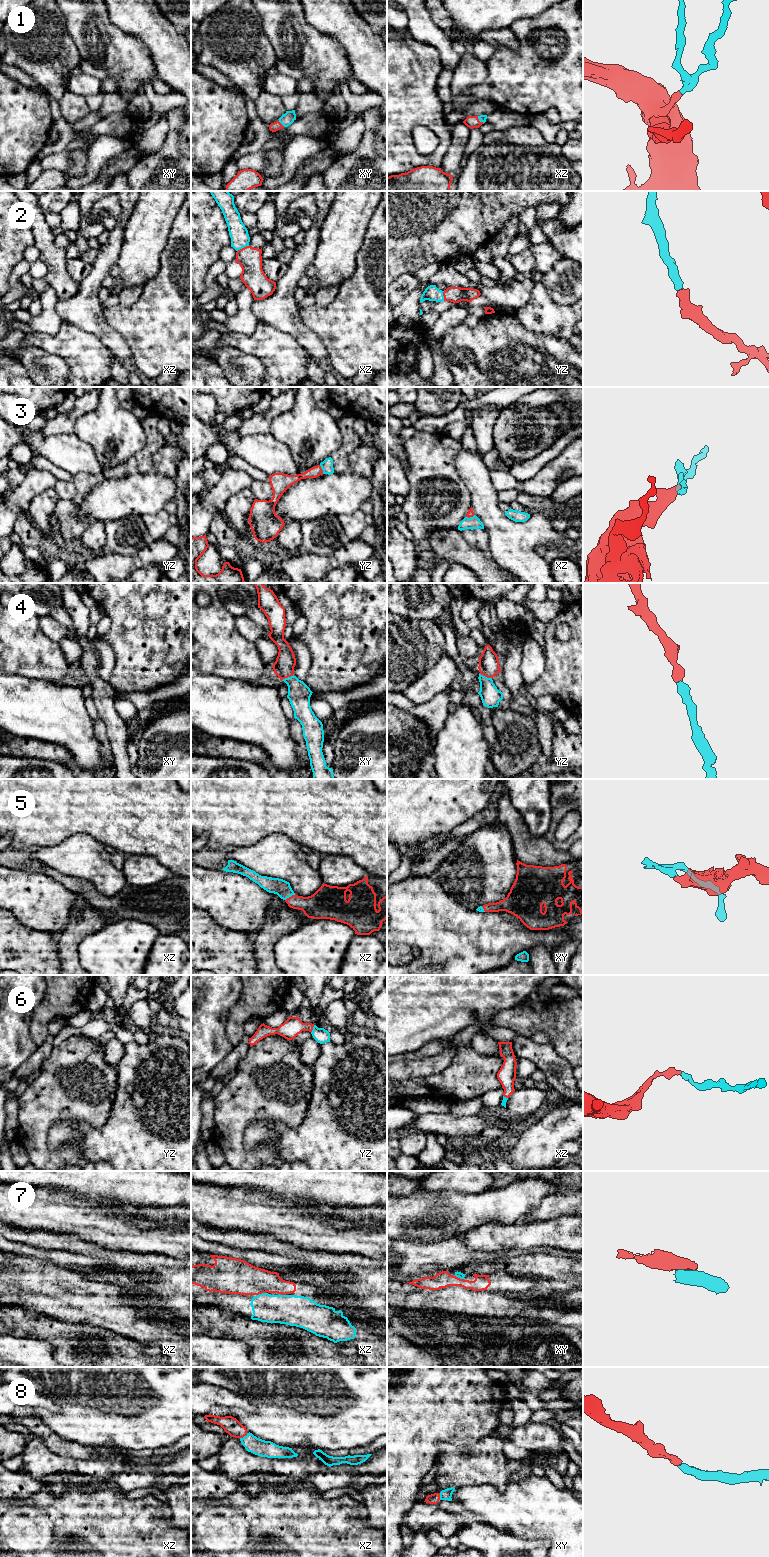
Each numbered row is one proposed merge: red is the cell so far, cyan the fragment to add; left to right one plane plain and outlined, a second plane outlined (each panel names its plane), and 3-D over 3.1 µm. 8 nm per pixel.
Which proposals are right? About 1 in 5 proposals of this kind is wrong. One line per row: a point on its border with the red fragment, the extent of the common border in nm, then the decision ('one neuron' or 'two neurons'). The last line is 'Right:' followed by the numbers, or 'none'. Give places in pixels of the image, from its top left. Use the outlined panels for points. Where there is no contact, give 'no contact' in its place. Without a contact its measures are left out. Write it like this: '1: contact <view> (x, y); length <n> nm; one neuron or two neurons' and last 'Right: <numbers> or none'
1: contact xy (280, 123); length 80 nm; one neuron
2: contact xz (242, 248); length 110 nm; one neuron
3: contact yz (321, 469); length 80 nm; one neuron
4: contact yz (486, 676); length 100 nm; one neuron
5: contact xz (291, 896); length 100 nm; one neuron
6: contact yz (312, 1029); length 70 nm; one neuron
7: contact xz (261, 1293); length 80 nm; one neuron
8: contact xz (243, 1436); length 80 nm; one neuron
Right: 1, 2, 3, 4, 5, 6, 7, 8

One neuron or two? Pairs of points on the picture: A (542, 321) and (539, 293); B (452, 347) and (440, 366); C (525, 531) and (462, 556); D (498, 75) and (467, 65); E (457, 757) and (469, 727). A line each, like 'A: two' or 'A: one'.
A: one
B: two
C: two
D: two
E: one

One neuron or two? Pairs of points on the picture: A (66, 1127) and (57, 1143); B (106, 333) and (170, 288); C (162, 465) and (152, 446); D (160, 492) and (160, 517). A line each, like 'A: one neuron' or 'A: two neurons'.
A: one neuron
B: two neurons
C: two neurons
D: two neurons

